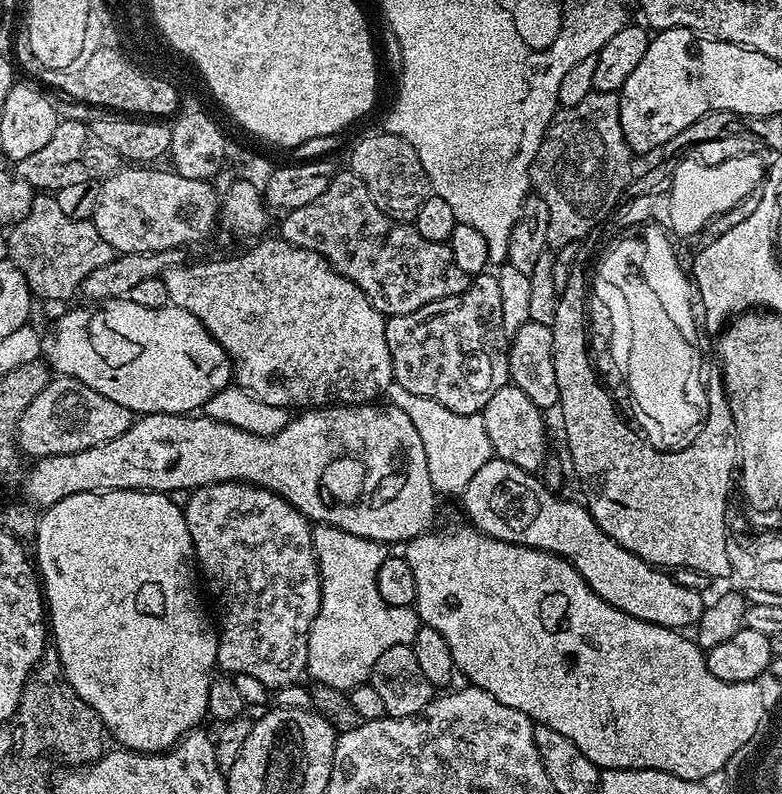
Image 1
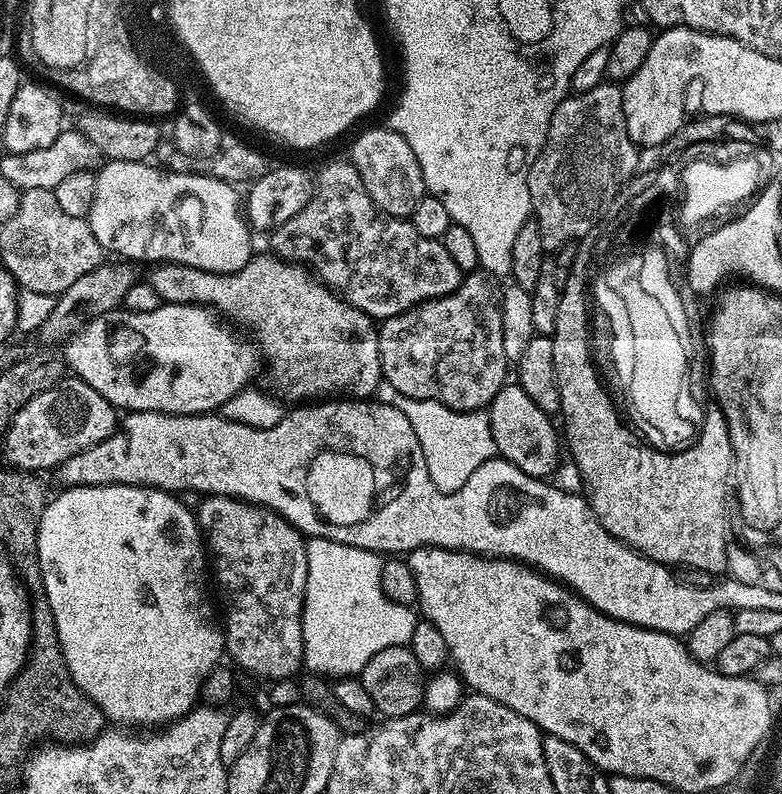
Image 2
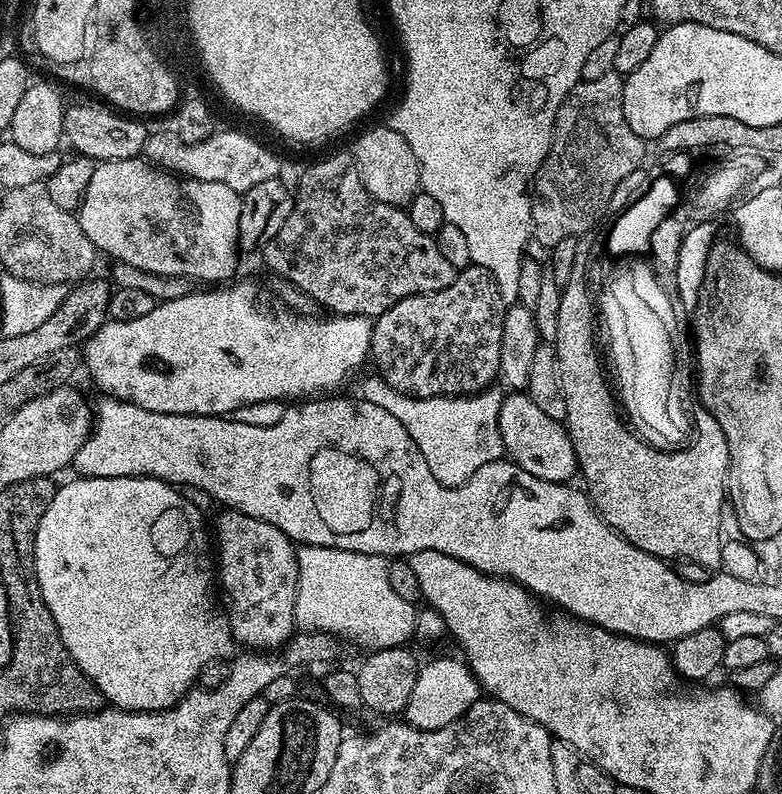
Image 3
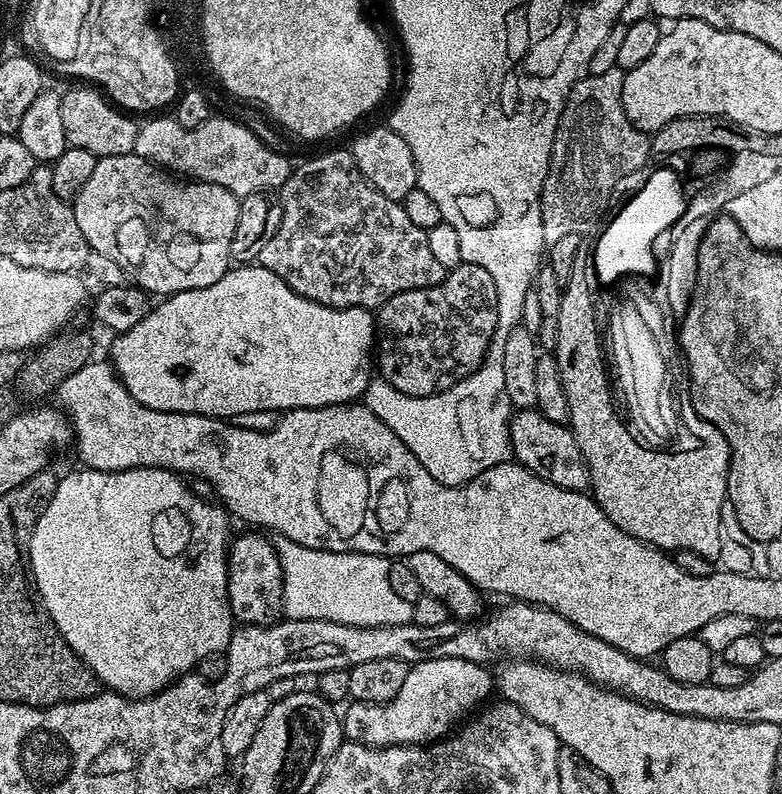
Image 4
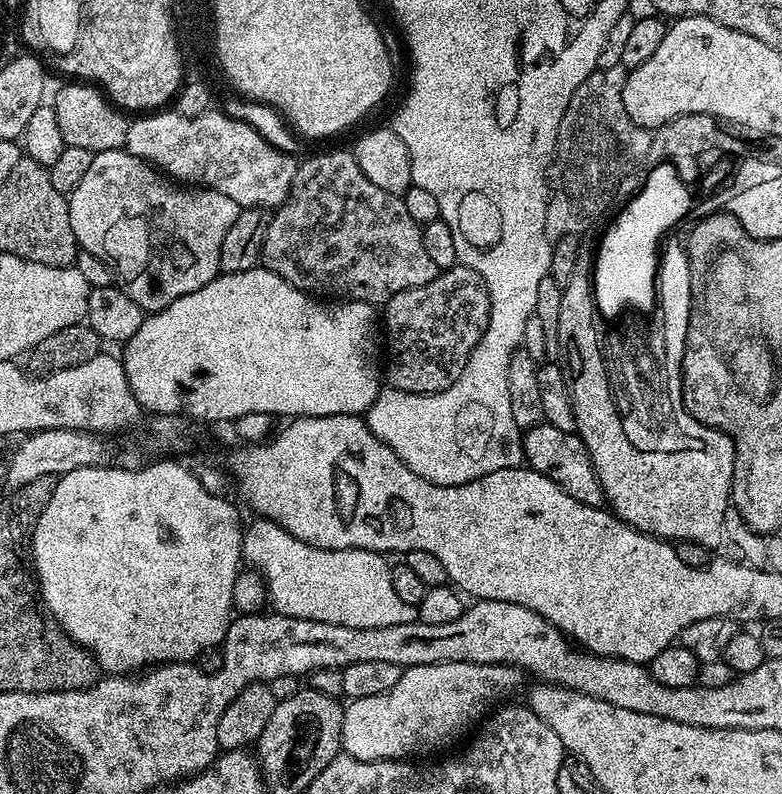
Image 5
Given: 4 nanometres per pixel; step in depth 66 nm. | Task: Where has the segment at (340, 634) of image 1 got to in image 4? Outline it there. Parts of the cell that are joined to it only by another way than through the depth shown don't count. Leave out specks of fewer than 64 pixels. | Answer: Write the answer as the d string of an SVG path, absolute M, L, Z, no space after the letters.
M283 538L275 541L276 553L284 575L284 611L289 620L329 620L346 626L374 628L412 623L412 604L402 602L390 586L390 560L386 556L361 552L327 552L298 546Z

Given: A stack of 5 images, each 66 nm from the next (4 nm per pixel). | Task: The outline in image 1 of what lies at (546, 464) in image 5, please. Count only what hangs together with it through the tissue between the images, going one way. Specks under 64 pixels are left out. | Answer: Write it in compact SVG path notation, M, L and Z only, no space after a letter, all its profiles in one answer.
M514 383L503 384L494 390L490 402L486 402L483 413L486 426L486 438L490 438L490 446L495 459L505 460L522 470L533 474L539 473L545 467L544 455L548 452L548 434L544 430L545 413Z

